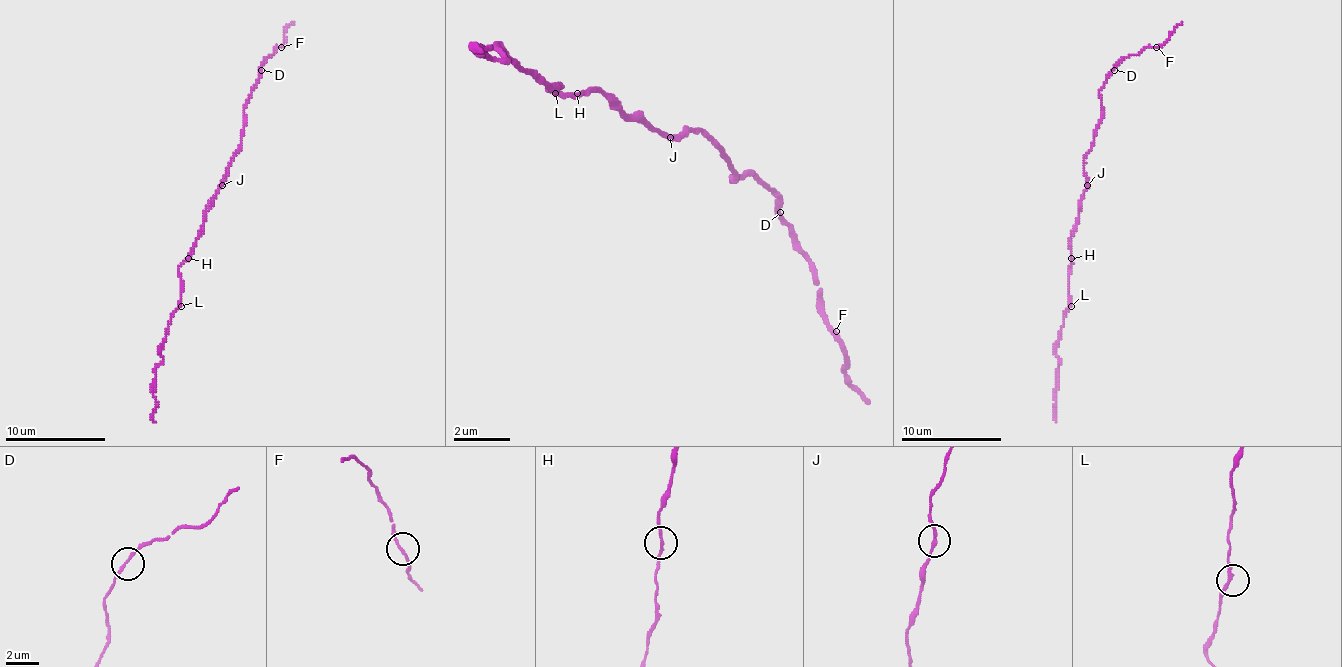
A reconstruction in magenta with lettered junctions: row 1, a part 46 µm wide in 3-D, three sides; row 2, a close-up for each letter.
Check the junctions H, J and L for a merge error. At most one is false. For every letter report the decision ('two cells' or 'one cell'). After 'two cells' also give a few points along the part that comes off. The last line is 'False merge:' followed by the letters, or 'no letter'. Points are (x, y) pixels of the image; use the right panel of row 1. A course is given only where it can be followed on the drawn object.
H: one cell
J: one cell
L: one cell
False merge: no letter

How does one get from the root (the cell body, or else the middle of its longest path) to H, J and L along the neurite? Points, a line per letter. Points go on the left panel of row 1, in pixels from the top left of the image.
H: (213, 200), (213, 206), (206, 213), (203, 231), (188, 258)
J: (213, 200), (221, 185)
L: (213, 200), (213, 206), (206, 213), (203, 231), (196, 241), (193, 253), (178, 268), (181, 306)

